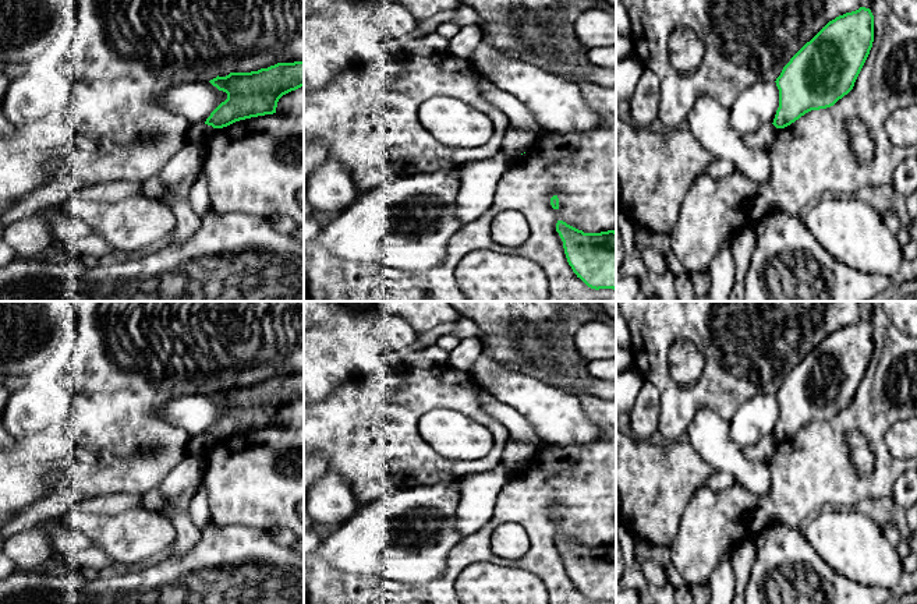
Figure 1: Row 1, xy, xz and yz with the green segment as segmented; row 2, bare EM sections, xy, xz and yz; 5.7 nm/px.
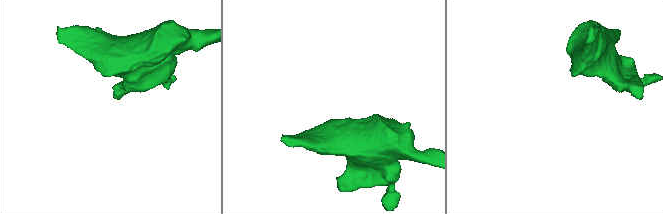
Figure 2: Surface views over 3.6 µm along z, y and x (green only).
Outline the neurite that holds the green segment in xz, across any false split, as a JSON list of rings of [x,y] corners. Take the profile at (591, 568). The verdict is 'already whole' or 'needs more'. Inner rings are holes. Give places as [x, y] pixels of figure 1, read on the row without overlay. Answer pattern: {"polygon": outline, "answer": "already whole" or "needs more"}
{"polygon": [[[557,533],[564,566],[573,584],[588,600],[616,603],[616,544],[584,545]]], "answer": "already whole"}

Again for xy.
{"polygon": [[[304,372],[277,375],[251,385],[230,385],[226,389],[217,388],[209,395],[219,403],[226,405],[227,412],[210,425],[205,437],[213,441],[223,441],[240,432],[276,425],[277,414],[283,407],[304,399]]], "answer": "already whole"}

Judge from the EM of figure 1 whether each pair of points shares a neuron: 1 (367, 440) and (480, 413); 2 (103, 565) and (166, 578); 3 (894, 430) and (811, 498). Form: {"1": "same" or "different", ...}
{"1": "same", "2": "different", "3": "same"}

